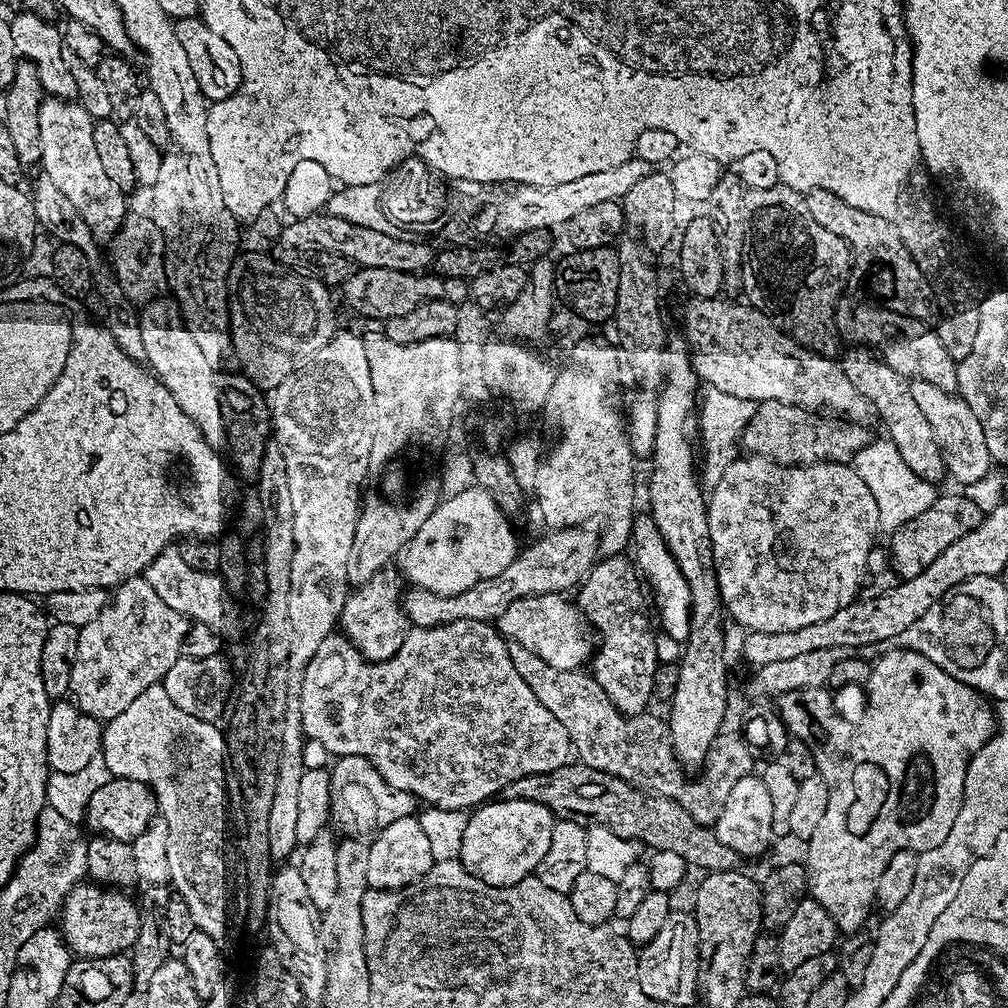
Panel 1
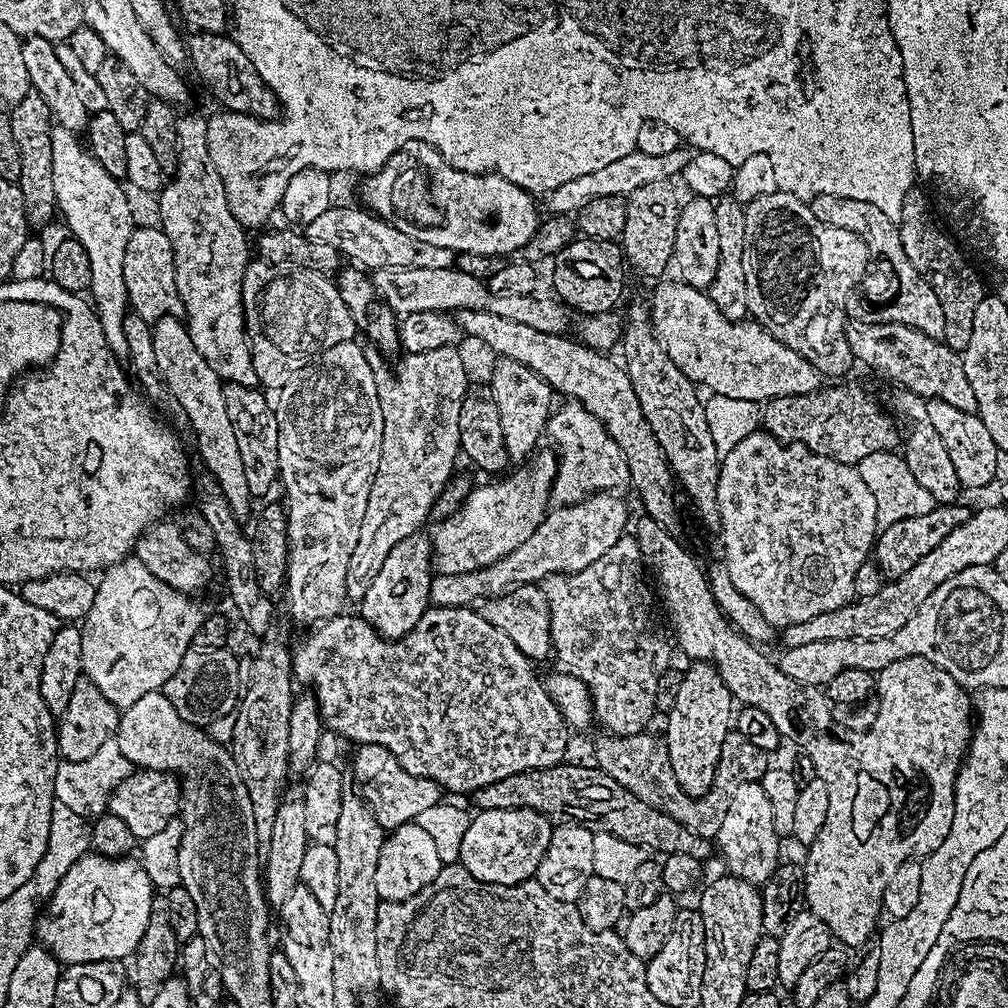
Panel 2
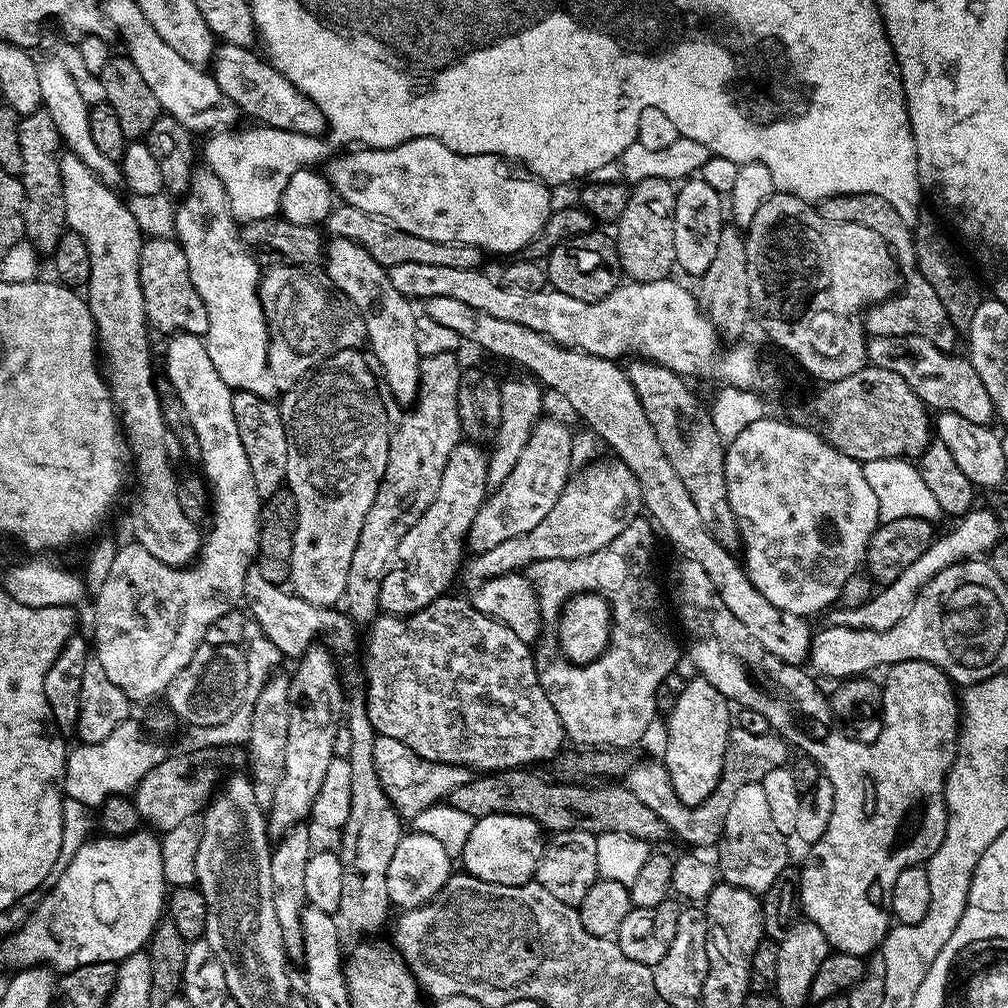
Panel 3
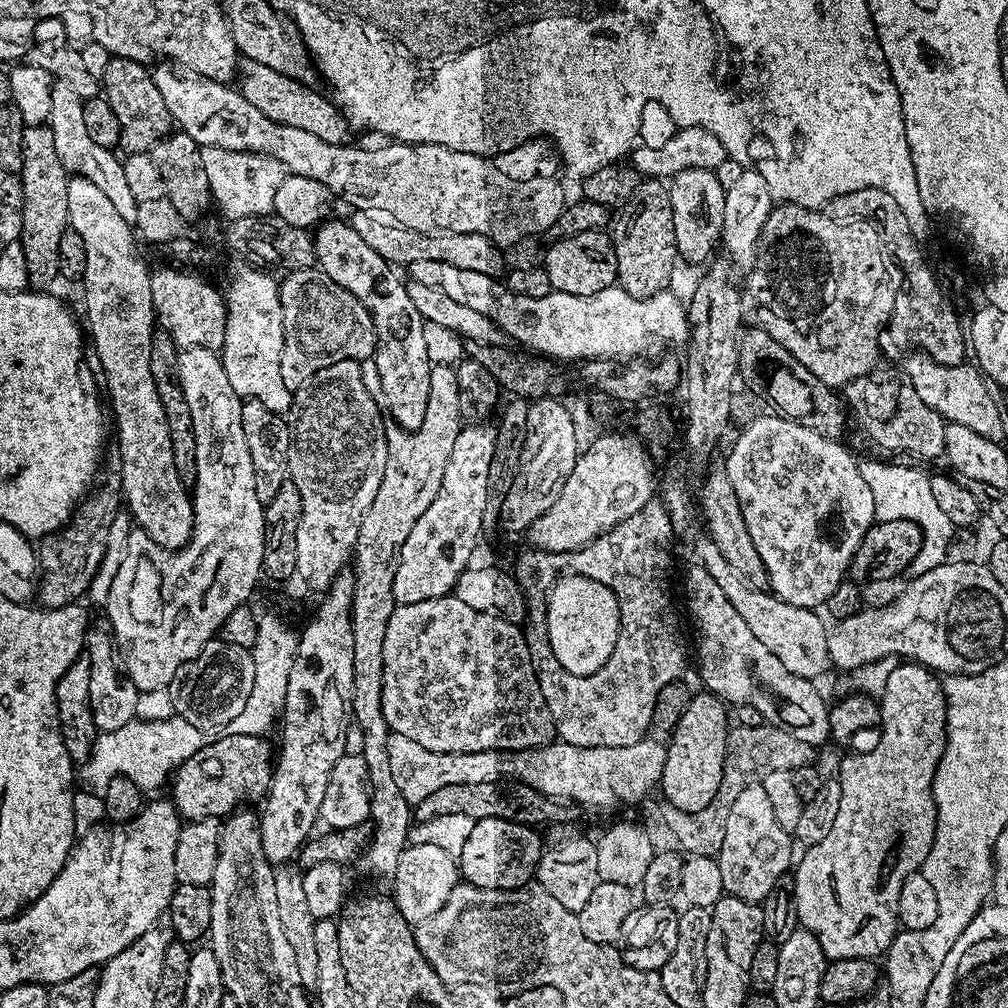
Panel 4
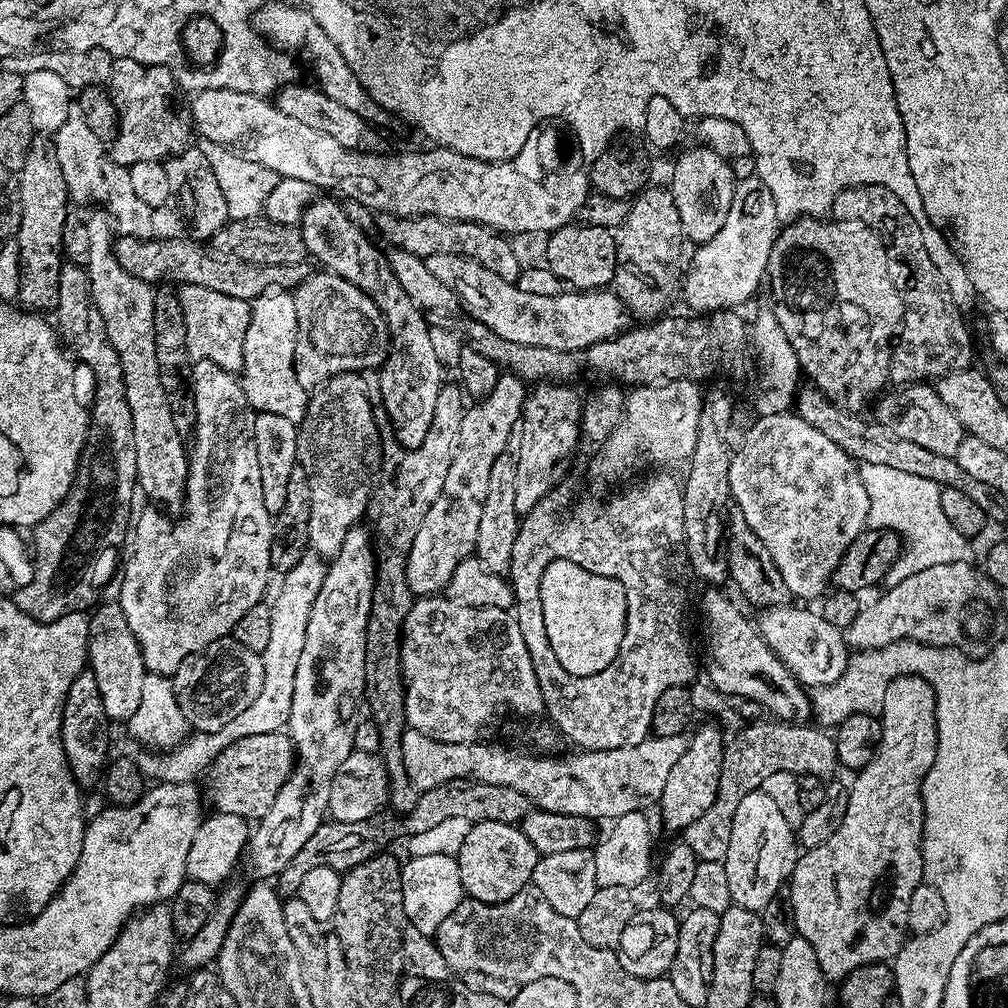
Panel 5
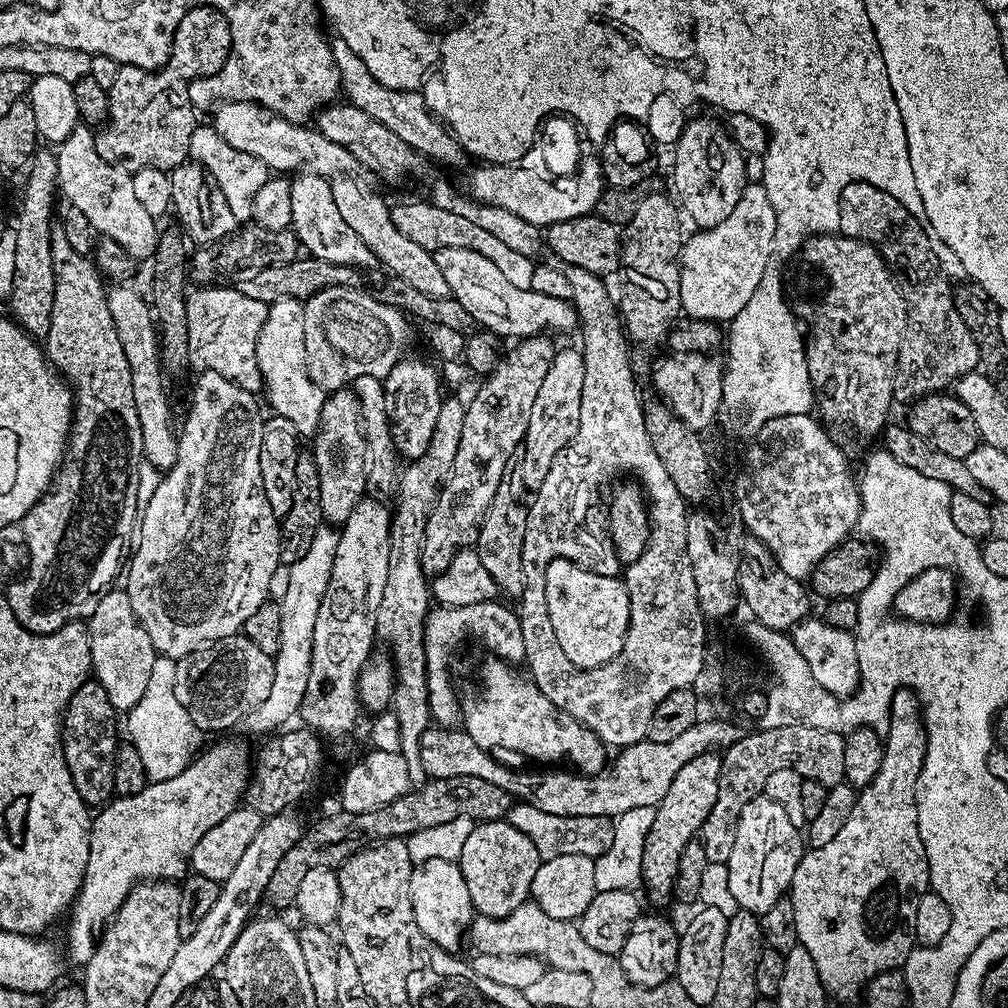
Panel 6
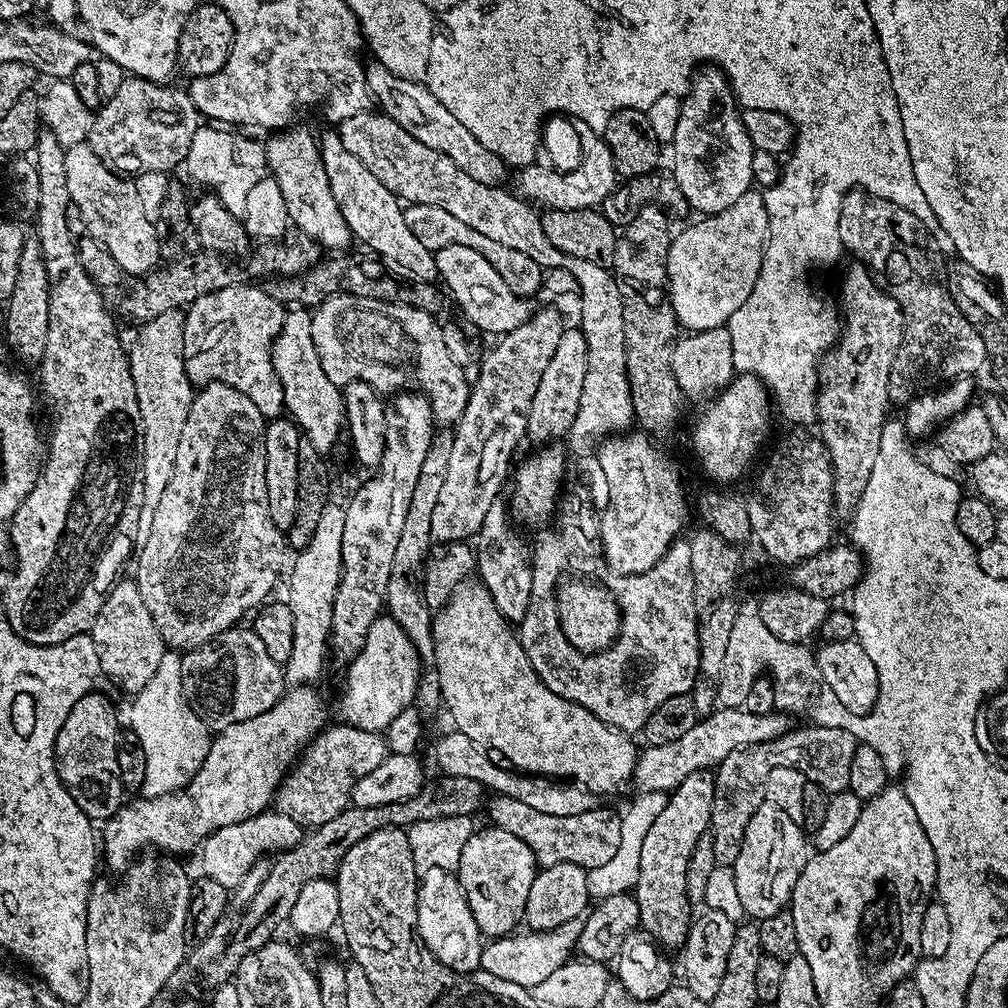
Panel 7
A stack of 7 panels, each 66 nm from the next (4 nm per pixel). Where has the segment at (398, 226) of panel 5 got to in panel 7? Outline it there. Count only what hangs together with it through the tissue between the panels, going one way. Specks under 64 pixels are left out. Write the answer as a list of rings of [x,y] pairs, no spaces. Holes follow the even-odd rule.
[[[409,204],[404,208],[404,217],[406,226],[410,226],[414,238],[418,238],[418,242],[422,242],[422,246],[426,246],[426,250],[433,254],[446,246],[470,246],[470,250],[478,250],[478,254],[482,254],[482,258],[486,258],[486,262],[490,262],[490,266],[494,266],[498,274],[502,274],[502,282],[506,282],[506,286],[510,286],[514,294],[532,298],[536,291],[541,291],[542,269],[537,262],[526,257],[521,251],[512,250],[499,242],[494,242],[493,239],[486,238],[479,230],[473,230],[472,227],[466,226],[466,222],[454,218],[454,214],[442,210],[442,206]]]

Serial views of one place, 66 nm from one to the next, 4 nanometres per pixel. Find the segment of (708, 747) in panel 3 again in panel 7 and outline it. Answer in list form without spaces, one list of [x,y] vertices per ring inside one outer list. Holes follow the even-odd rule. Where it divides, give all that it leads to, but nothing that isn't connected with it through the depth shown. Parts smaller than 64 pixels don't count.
[[[711,771],[690,774],[690,778],[685,778],[674,791],[668,793],[666,810],[654,818],[654,826],[646,830],[646,839],[642,841],[642,855],[638,857],[638,878],[634,885],[634,895],[640,911],[640,928],[648,931],[645,933],[664,950],[683,949],[688,928],[694,919],[694,905],[688,899],[686,890],[686,870],[690,866],[690,854],[694,854],[694,846],[698,846],[698,838],[709,831],[712,823],[715,785],[716,778]]]

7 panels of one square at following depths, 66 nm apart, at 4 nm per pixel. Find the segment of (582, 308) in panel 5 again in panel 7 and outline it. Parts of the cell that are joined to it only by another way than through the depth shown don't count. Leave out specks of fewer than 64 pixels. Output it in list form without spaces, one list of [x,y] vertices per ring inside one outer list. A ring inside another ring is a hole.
[[[446,246],[435,252],[436,270],[447,295],[454,301],[459,311],[478,326],[481,333],[496,332],[503,334],[522,326],[532,315],[534,308],[525,297],[514,294],[506,282],[502,282],[502,274],[478,254],[478,250],[470,250],[470,246]]]

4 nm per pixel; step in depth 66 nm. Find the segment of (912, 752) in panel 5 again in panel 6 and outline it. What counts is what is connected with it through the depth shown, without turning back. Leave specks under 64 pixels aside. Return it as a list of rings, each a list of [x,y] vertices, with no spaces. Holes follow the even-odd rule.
[[[901,690],[894,694],[892,707],[890,709],[890,719],[886,725],[886,735],[884,741],[884,757],[882,766],[878,766],[878,774],[874,774],[874,782],[870,782],[862,789],[859,789],[854,808],[850,811],[850,818],[842,826],[833,839],[826,846],[818,849],[809,847],[798,862],[798,870],[794,870],[792,887],[790,889],[790,899],[794,906],[794,922],[798,925],[798,944],[814,958],[814,966],[818,970],[818,978],[822,982],[825,993],[837,996],[840,1000],[852,1000],[861,995],[868,983],[878,974],[883,972],[897,971],[911,954],[914,945],[917,943],[915,934],[915,911],[918,910],[920,896],[929,891],[928,883],[928,863],[926,854],[922,846],[922,838],[918,834],[918,810],[916,809],[916,783],[918,774],[922,768],[928,736],[924,733],[924,721],[922,719],[922,709],[916,693],[911,690]]]

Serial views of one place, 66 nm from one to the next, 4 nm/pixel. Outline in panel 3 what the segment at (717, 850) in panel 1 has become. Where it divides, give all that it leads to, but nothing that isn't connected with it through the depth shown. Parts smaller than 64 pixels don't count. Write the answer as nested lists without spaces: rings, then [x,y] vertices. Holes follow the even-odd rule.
[[[509,768],[506,772],[477,775],[470,782],[453,790],[450,803],[454,810],[463,810],[474,817],[525,816],[538,822],[549,833],[580,829],[595,834],[617,832],[630,834],[639,840],[655,842],[669,839],[666,822],[645,806],[639,798],[618,782],[576,782],[580,784],[551,784],[536,770]],[[588,784],[588,785],[584,785]],[[549,828],[549,829],[548,829]]]

